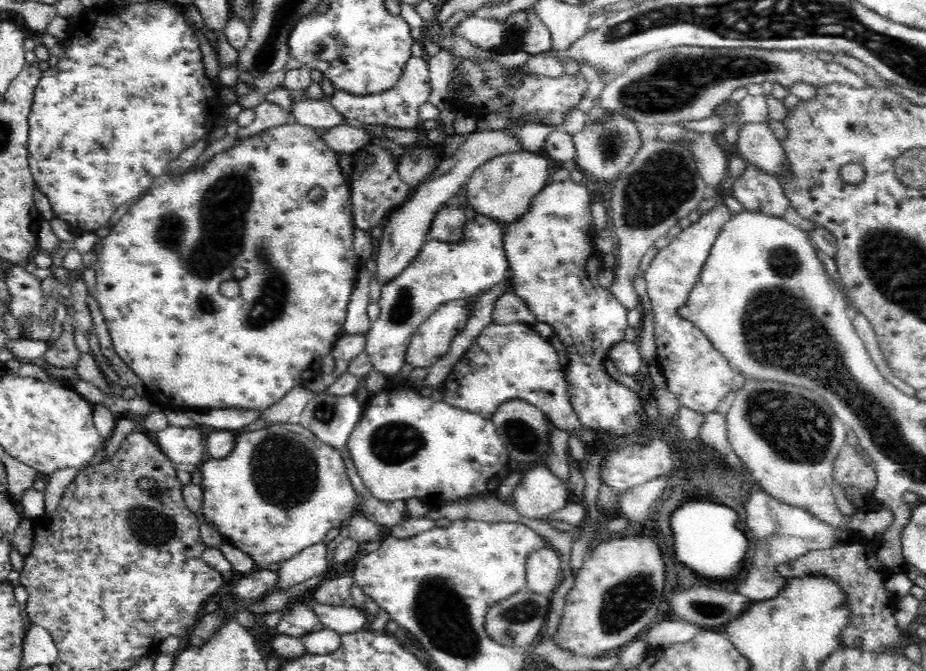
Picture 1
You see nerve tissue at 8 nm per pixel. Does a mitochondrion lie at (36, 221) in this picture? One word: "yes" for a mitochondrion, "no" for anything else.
no

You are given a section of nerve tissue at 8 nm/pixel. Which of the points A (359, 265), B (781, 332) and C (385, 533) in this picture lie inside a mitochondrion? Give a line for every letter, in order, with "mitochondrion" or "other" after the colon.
A: other
B: mitochondrion
C: other

